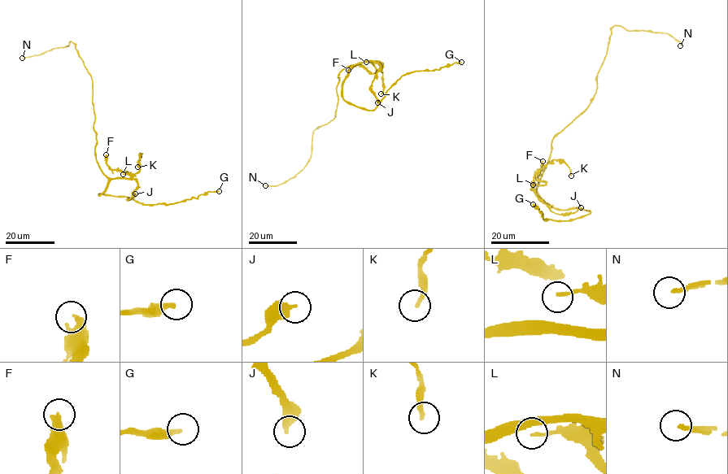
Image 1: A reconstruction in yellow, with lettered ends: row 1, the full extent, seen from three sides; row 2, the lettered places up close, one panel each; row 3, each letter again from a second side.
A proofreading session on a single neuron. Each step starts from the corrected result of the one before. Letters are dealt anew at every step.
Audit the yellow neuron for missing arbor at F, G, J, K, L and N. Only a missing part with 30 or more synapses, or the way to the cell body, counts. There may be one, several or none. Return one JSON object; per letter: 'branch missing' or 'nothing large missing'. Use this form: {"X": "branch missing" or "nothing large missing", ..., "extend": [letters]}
{"F": "nothing large missing", "G": "nothing large missing", "J": "nothing large missing", "K": "nothing large missing", "L": "nothing large missing", "N": "branch missing", "extend": ["N"]}

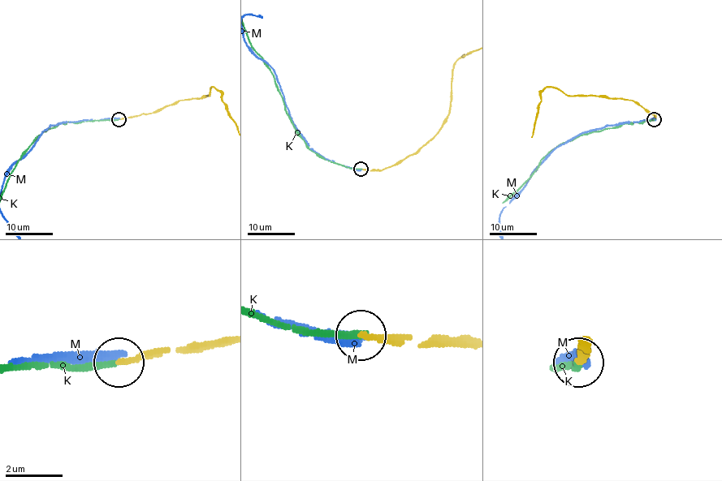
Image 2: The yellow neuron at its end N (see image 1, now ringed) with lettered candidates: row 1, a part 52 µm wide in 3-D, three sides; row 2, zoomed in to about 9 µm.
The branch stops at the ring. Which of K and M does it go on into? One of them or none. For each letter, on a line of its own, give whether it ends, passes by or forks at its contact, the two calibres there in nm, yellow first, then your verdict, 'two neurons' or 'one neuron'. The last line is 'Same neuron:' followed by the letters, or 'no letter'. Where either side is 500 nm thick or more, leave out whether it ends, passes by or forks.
K: it ends there; 200 nm thick on the yellow side, 200 nm on the other; one neuron
M: it ends there; 200 nm thick on the yellow side, 400 nm on the other; two neurons
Same neuron: K

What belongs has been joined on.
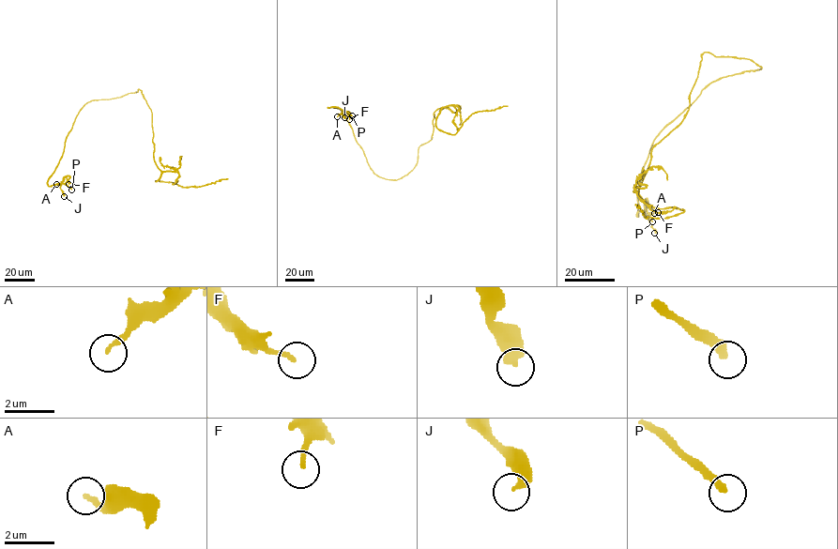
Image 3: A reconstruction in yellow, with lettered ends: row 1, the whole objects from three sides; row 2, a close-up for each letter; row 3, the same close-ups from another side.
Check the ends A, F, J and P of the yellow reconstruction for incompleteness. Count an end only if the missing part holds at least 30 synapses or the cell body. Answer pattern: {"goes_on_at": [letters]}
{"goes_on_at": []}

